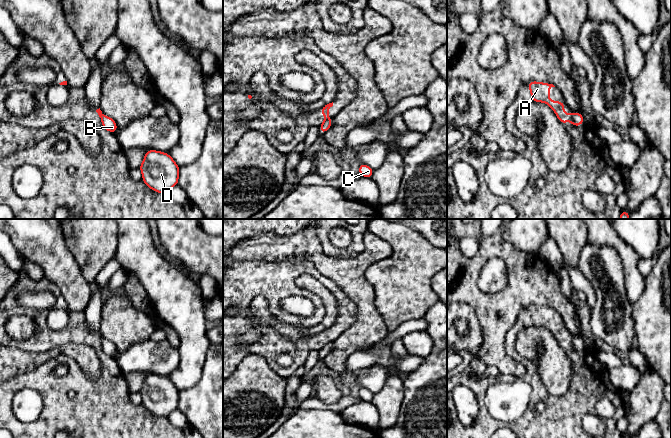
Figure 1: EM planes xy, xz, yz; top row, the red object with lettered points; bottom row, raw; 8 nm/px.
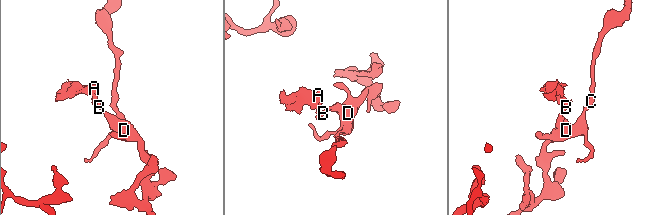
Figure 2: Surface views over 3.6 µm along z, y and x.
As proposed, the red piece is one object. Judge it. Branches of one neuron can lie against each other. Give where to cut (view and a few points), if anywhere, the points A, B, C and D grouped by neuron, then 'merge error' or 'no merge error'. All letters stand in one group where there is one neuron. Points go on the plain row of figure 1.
cut yz (574, 337), (572, 346); groups A / B C D; merge error

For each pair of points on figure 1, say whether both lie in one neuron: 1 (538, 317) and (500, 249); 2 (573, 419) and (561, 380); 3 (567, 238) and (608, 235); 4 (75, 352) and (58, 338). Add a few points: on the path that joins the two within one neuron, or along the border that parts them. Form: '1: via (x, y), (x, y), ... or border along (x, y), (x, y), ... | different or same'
1: border along (554, 309), (529, 305), (515, 321) | different
2: border along (573, 369), (569, 386), (562, 394), (548, 392) | different
3: border along (586, 229), (587, 241) | different
4: border along (88, 345), (64, 343), (54, 347) | different

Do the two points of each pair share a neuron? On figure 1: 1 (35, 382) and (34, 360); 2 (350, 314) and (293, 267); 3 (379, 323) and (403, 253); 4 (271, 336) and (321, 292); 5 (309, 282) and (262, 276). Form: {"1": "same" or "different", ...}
{"1": "different", "2": "same", "3": "different", "4": "different", "5": "different"}

